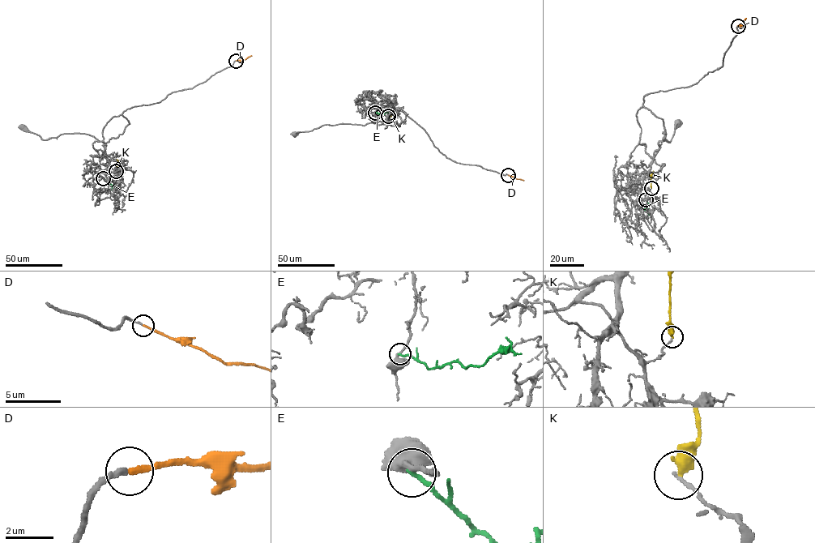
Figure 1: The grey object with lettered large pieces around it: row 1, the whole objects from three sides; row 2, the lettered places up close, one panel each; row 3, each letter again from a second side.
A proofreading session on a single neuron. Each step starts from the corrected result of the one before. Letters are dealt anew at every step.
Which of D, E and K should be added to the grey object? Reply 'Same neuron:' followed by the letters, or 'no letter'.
Same neuron: D

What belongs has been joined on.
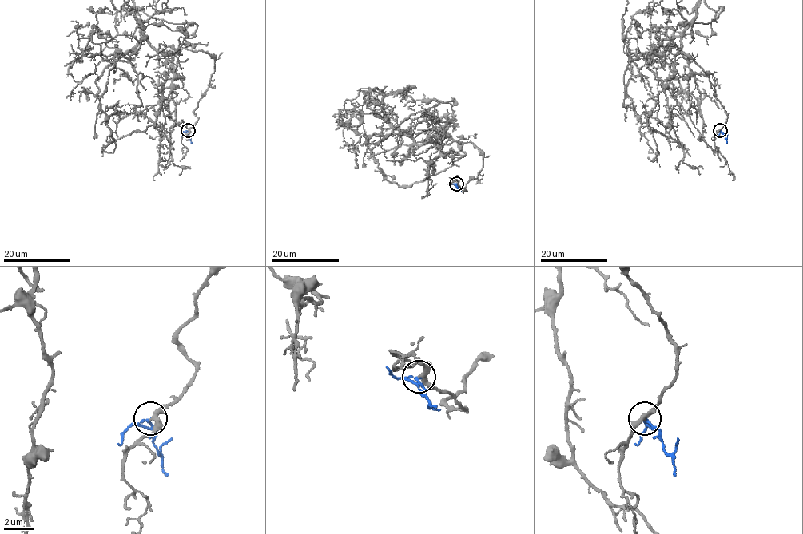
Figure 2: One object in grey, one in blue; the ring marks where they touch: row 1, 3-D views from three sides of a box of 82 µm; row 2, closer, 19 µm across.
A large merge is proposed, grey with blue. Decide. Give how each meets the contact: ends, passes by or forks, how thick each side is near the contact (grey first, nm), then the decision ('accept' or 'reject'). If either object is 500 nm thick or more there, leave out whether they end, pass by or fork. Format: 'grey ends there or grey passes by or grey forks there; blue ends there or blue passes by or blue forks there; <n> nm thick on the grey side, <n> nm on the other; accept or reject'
grey passes by; blue passes by; 320 nm thick on the grey side, 160 nm on the other; reject

